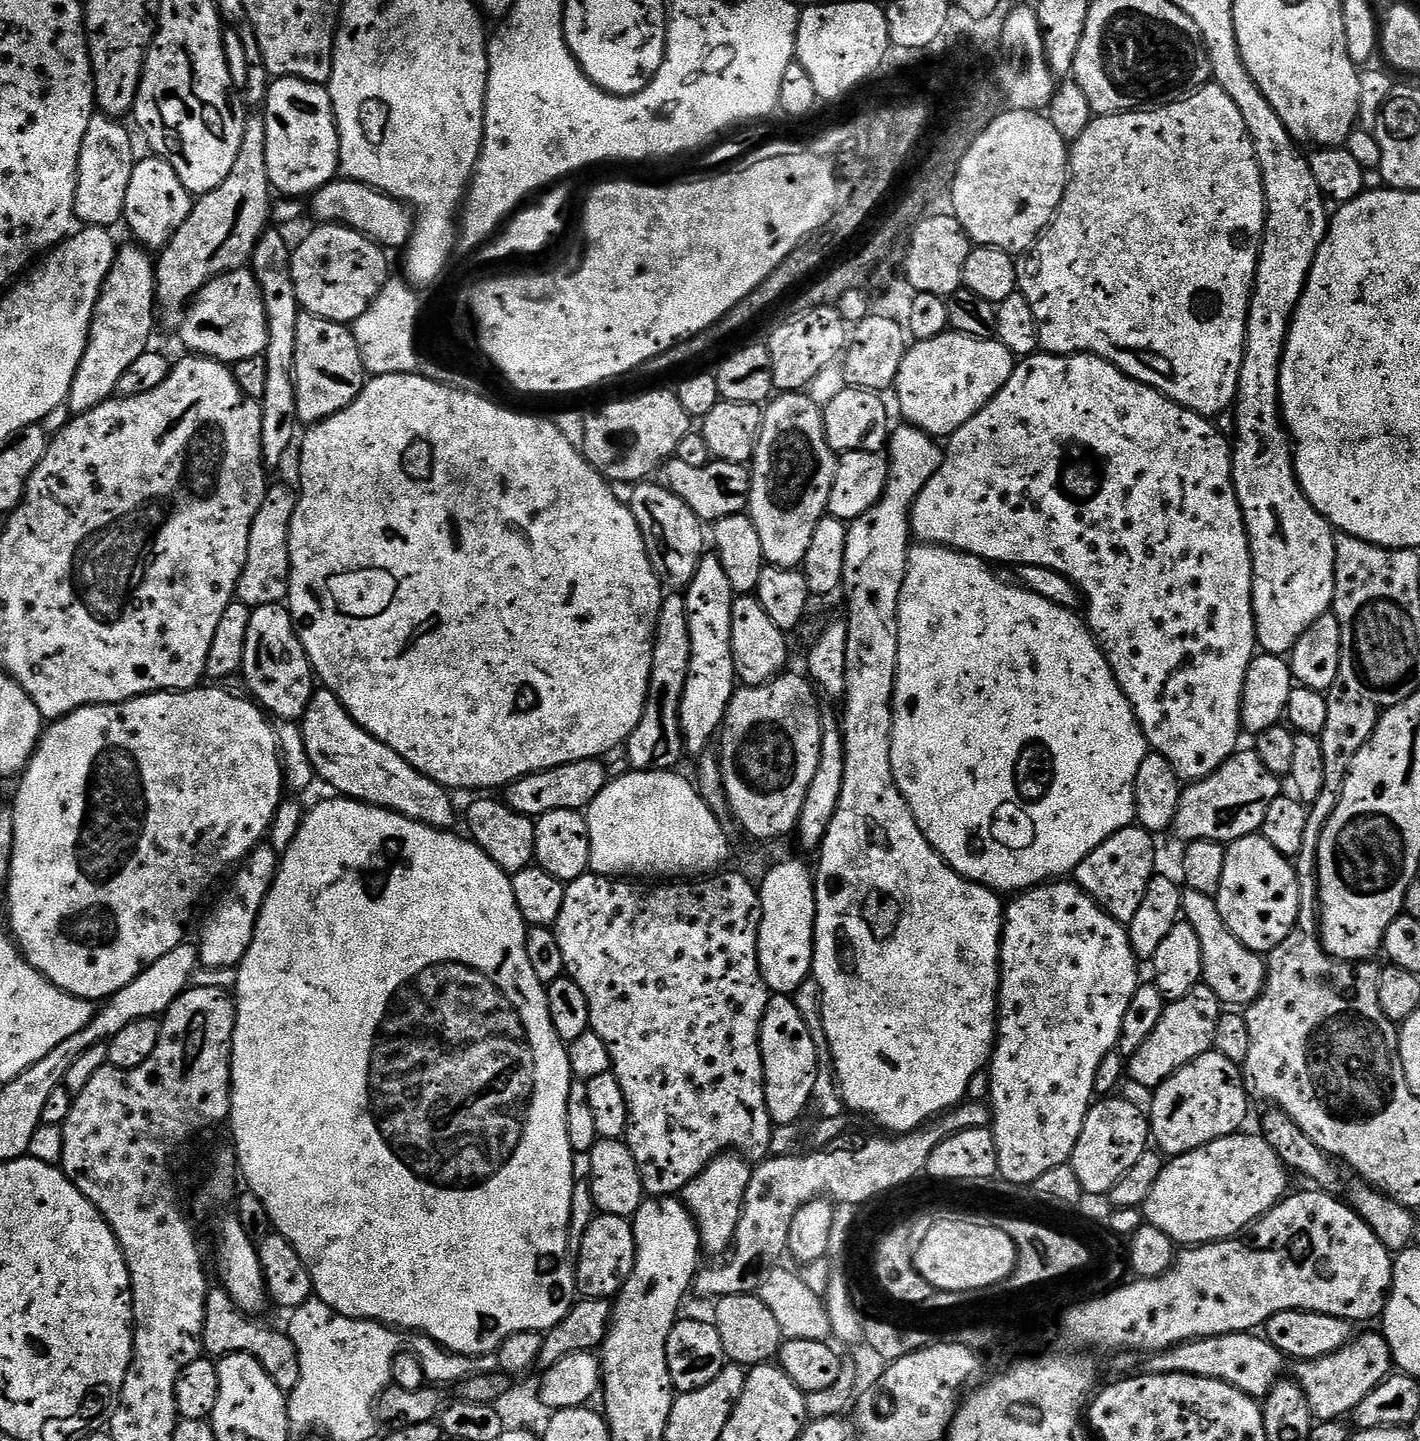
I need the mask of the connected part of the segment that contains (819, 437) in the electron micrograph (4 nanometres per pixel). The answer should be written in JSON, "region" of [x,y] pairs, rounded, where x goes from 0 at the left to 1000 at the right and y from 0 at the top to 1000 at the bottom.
{"region":[[[566,272],[549,273],[540,280],[528,322],[530,333],[525,355],[534,368],[539,389],[544,394],[563,395],[565,392],[568,382],[570,382],[570,373],[573,373],[576,362],[582,356],[585,337],[587,337],[587,330],[589,328],[589,315],[582,307],[580,284],[568,274]]]}

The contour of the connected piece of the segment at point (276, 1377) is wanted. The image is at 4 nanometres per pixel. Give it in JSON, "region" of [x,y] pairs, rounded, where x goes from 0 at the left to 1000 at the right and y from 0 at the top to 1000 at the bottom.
{"region":[[[149,892],[146,895],[146,900],[145,901],[145,909],[144,910],[144,938],[149,942],[157,942],[164,941],[168,938],[172,938],[175,941],[177,941],[187,951],[187,954],[190,954],[190,956],[199,966],[204,967],[207,965],[207,962],[210,962],[210,956],[213,956],[213,948],[210,945],[210,937],[207,934],[207,931],[203,927],[202,924],[197,923],[194,924],[189,919],[182,919],[182,915],[176,915],[175,911],[171,910],[165,903],[162,901],[162,898],[156,892]]]}

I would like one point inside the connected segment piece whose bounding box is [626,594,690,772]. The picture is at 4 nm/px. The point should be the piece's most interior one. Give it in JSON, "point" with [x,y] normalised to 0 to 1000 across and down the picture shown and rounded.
{"point":[462,516]}

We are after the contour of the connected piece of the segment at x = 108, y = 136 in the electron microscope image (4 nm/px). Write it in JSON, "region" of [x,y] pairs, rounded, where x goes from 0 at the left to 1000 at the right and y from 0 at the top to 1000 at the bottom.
{"region":[[[73,79],[65,80],[63,87],[61,90],[61,96],[58,96],[58,104],[54,121],[54,134],[52,135],[52,149],[57,156],[63,158],[78,159],[79,155],[85,155],[87,152],[89,143],[89,129],[92,129],[92,121],[94,113],[93,108],[93,94],[87,89],[84,83]]]}

